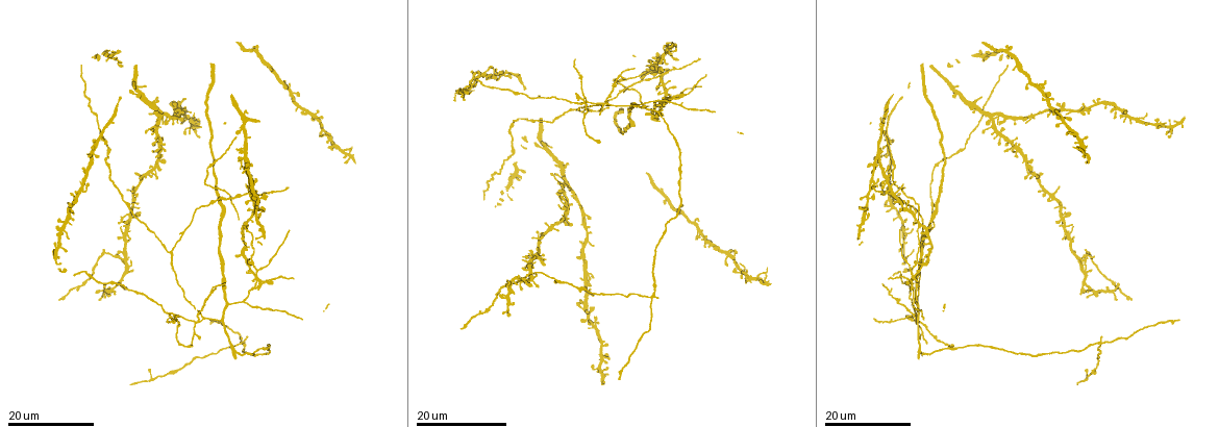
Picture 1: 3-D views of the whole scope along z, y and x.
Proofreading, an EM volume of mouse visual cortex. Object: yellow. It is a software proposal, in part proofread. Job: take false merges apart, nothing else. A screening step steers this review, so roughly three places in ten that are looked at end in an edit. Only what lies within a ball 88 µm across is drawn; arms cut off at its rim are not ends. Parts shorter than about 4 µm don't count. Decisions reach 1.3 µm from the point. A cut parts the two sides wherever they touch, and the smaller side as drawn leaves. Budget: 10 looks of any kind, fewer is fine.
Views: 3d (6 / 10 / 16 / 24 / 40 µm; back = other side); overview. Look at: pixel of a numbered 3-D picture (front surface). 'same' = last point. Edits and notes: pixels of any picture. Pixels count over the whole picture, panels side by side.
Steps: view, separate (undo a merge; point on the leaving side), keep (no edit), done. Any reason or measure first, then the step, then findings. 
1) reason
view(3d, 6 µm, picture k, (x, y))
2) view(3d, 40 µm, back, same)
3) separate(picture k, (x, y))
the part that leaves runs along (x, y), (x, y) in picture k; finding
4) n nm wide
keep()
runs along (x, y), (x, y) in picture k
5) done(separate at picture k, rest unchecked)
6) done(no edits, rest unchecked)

a fork
view(3d, 16 µm, picture 1, (244, 300))

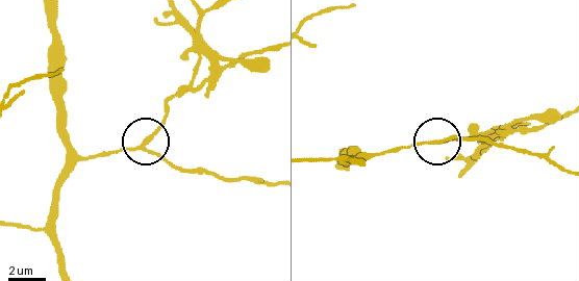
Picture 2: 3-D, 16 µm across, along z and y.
view(3d, 10 µm, picture 2, (145, 145))

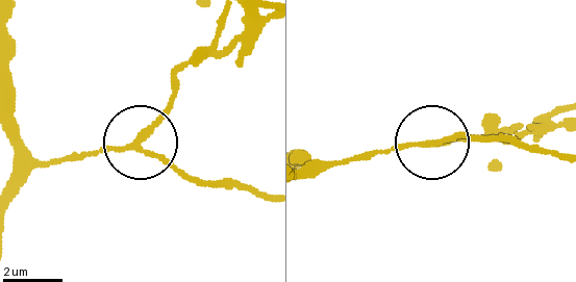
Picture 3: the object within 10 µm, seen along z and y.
keep()
runs along (222, 16), (145, 139), (197, 184) in picture 3; continuous, no second neuron

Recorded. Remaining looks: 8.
three arms meet
view(3d, 24 µm, picture 1, (259, 271))

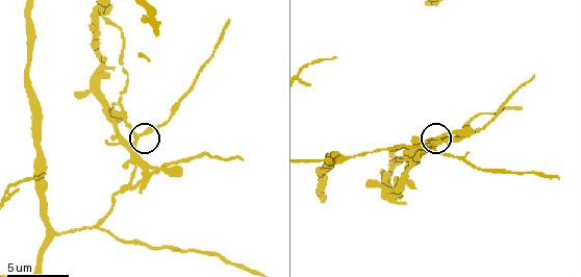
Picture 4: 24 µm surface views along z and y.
view(3d, 6 µm, picture 4, (135, 138))

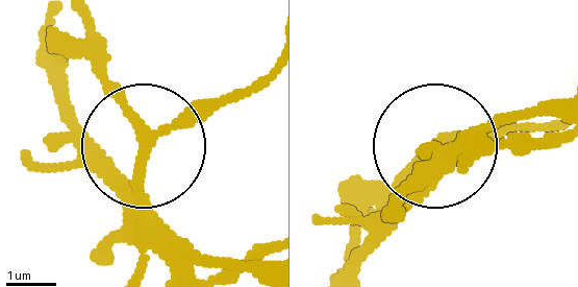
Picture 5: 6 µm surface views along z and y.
keep()
all the same neuron

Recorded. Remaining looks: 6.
view(3d, 16 µm, picture 1, (168, 252))

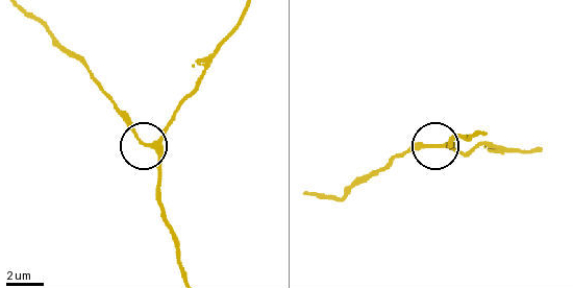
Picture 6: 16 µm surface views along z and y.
view(3d, 6 µm, picture 6, (443, 144))

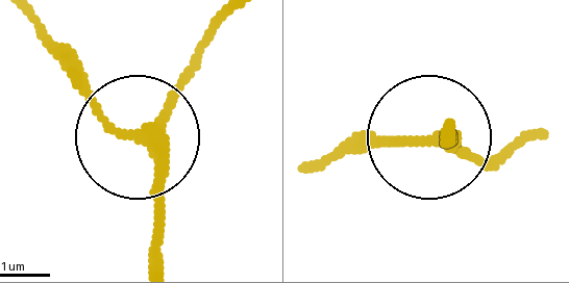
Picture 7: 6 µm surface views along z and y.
keep()
runs along (233, 16), (142, 140), (158, 177), (158, 264) in picture 7; continuous, no second neuron

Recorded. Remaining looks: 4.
view(3d, 24 µm, picture 1, (887, 189))

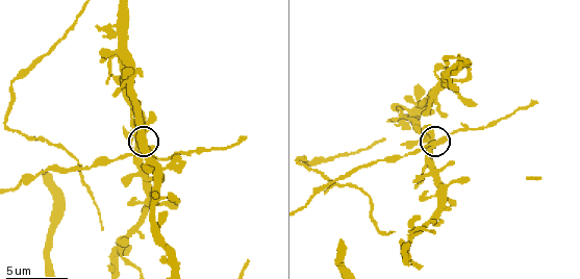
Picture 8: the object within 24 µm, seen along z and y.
view(3d, 10 µm, picture 8, (439, 143))

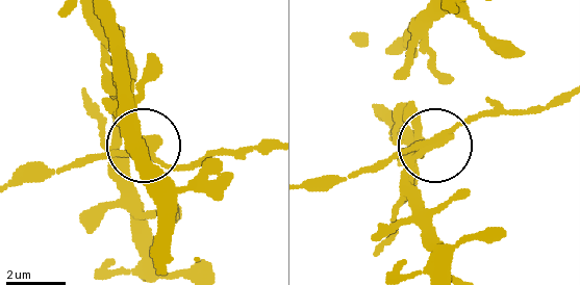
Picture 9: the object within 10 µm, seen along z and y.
keep()
runs along (309, 183), (436, 141), (494, 101) in picture 9; one neuron here

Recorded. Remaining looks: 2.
three arms meet
view(3d, 16 µm, picture 1, (197, 321))

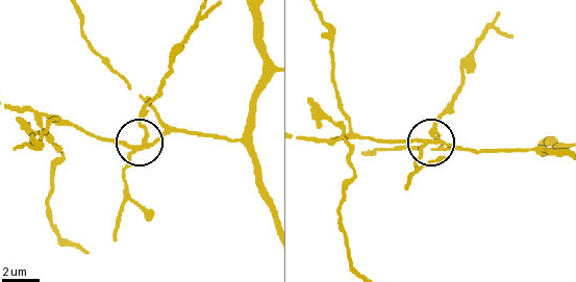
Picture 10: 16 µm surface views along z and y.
view(3d, 10 µm, picture 10, (145, 135))

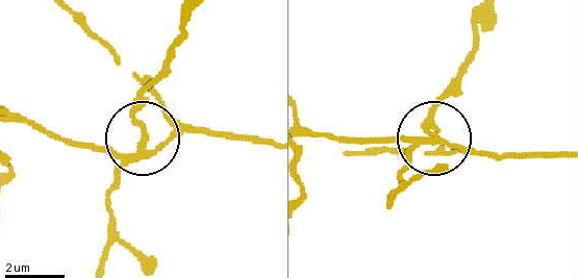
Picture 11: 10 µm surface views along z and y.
180 nm wide
separate(picture 11, (133, 112))
the part that leaves runs along (143, 150), (135, 100), (178, 43), (182, 10) in picture 11; two neurons meet here

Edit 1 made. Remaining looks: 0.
done(separate at picture 11, rest unchecked)

